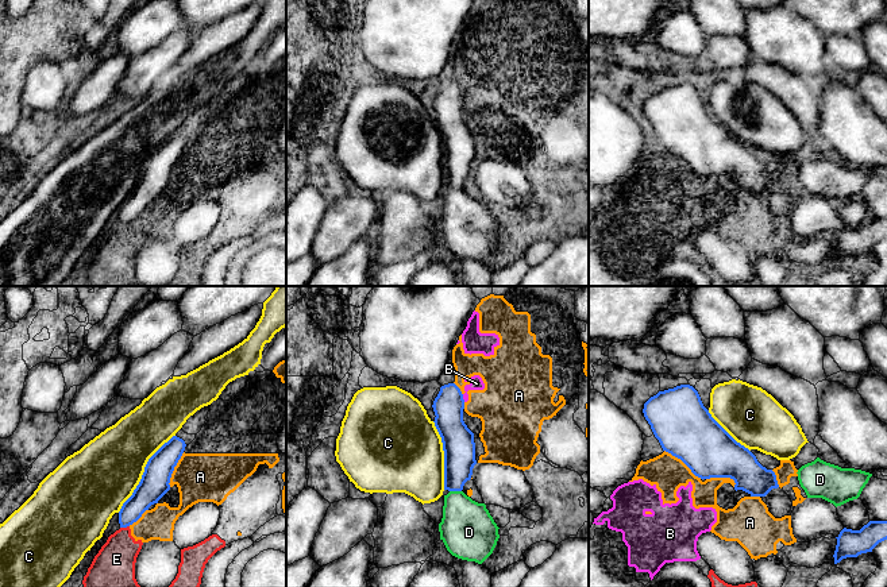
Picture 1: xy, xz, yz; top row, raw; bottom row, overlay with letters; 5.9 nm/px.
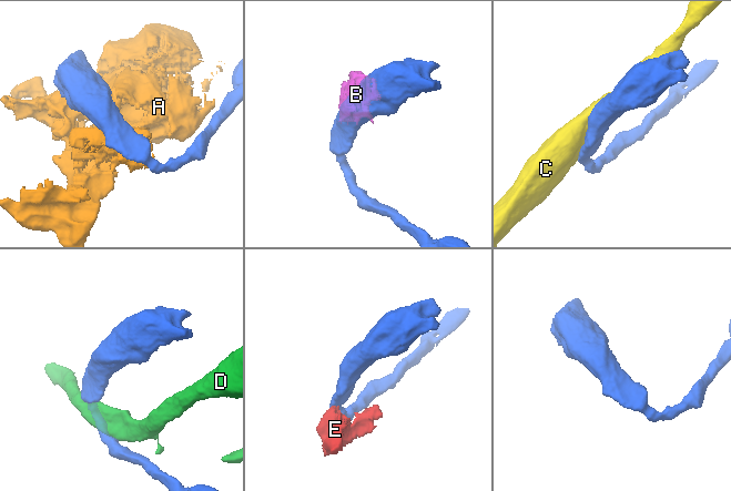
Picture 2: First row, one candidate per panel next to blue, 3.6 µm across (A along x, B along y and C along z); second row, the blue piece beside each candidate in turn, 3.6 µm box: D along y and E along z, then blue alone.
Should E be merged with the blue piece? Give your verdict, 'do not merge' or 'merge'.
do not merge

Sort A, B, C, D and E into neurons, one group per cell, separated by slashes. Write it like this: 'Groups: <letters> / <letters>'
Groups: A B E / C / D

